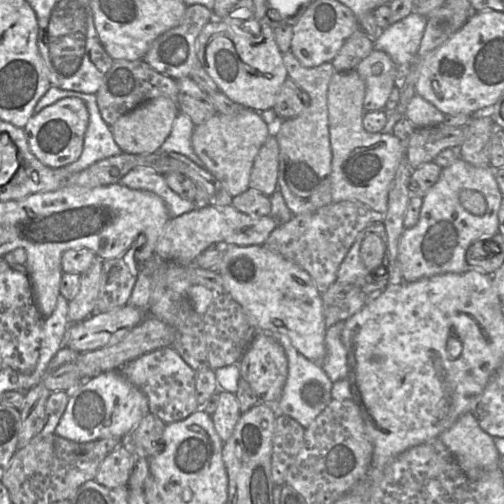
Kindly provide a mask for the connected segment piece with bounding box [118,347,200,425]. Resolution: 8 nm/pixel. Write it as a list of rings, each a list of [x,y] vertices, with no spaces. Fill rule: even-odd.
[[[171,347],[145,353],[118,371],[144,393],[148,399],[149,413],[166,425],[182,421],[200,408],[196,400],[196,373]]]

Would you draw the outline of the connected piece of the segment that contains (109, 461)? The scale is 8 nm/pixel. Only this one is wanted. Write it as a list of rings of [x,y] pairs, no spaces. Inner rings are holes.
[[[124,443],[106,456],[99,466],[94,480],[109,489],[126,486],[131,468],[131,449],[127,443]]]

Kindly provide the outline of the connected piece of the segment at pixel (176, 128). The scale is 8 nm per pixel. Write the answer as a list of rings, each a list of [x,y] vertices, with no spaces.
[[[179,112],[173,123],[168,138],[155,153],[176,152],[187,157],[197,166],[203,168],[204,165],[196,155],[192,146],[191,139],[194,127],[195,125],[193,124],[189,116],[187,116],[183,112]]]

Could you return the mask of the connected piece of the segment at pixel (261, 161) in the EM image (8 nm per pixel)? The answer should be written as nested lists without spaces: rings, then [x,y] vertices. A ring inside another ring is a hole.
[[[270,134],[260,148],[251,170],[249,188],[270,197],[278,190],[279,145],[274,134]]]

